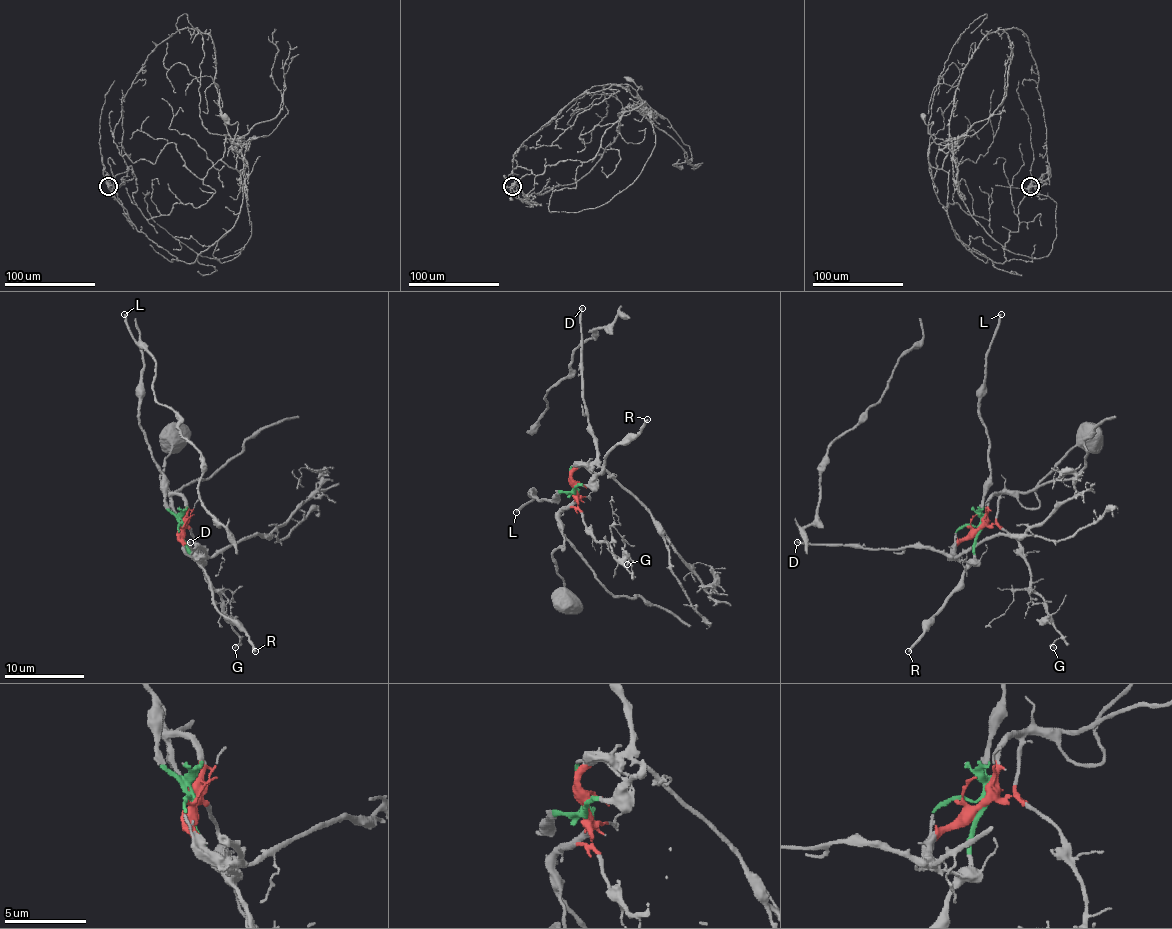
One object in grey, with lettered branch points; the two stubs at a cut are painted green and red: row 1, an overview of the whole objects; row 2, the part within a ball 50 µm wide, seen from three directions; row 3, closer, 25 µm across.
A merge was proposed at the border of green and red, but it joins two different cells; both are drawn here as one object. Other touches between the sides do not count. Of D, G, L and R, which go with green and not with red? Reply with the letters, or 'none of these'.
L, R

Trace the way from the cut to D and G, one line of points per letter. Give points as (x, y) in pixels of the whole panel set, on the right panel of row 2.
D: (978, 529), (962, 539), (954, 553), (948, 555), (924, 547), (885, 549), (805, 545), (797, 541)
G: (978, 529), (1000, 525), (1018, 541), (1030, 571), (1030, 587), (1060, 635), (1054, 647)

